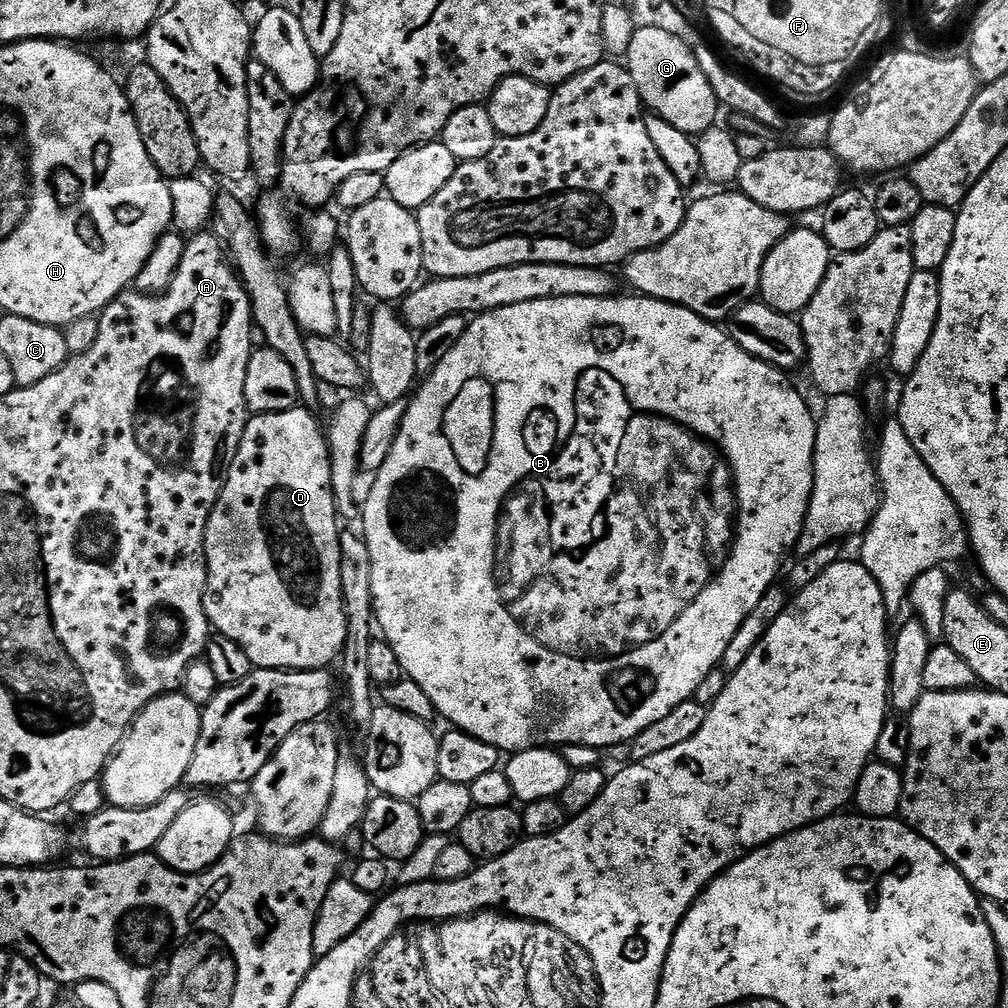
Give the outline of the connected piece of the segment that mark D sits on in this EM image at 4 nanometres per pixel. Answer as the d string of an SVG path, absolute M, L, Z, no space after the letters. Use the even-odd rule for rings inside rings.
M297 406L285 412L261 412L249 419L244 427L240 445L232 465L226 469L222 480L220 497L208 519L204 535L204 549L208 559L208 589L204 591L204 609L208 623L219 635L238 642L246 650L250 662L257 669L289 669L293 672L327 669L332 659L344 651L346 642L346 610L342 598L342 558L340 557L341 521L335 506L335 494L331 486L331 454L325 429L304 406Z

